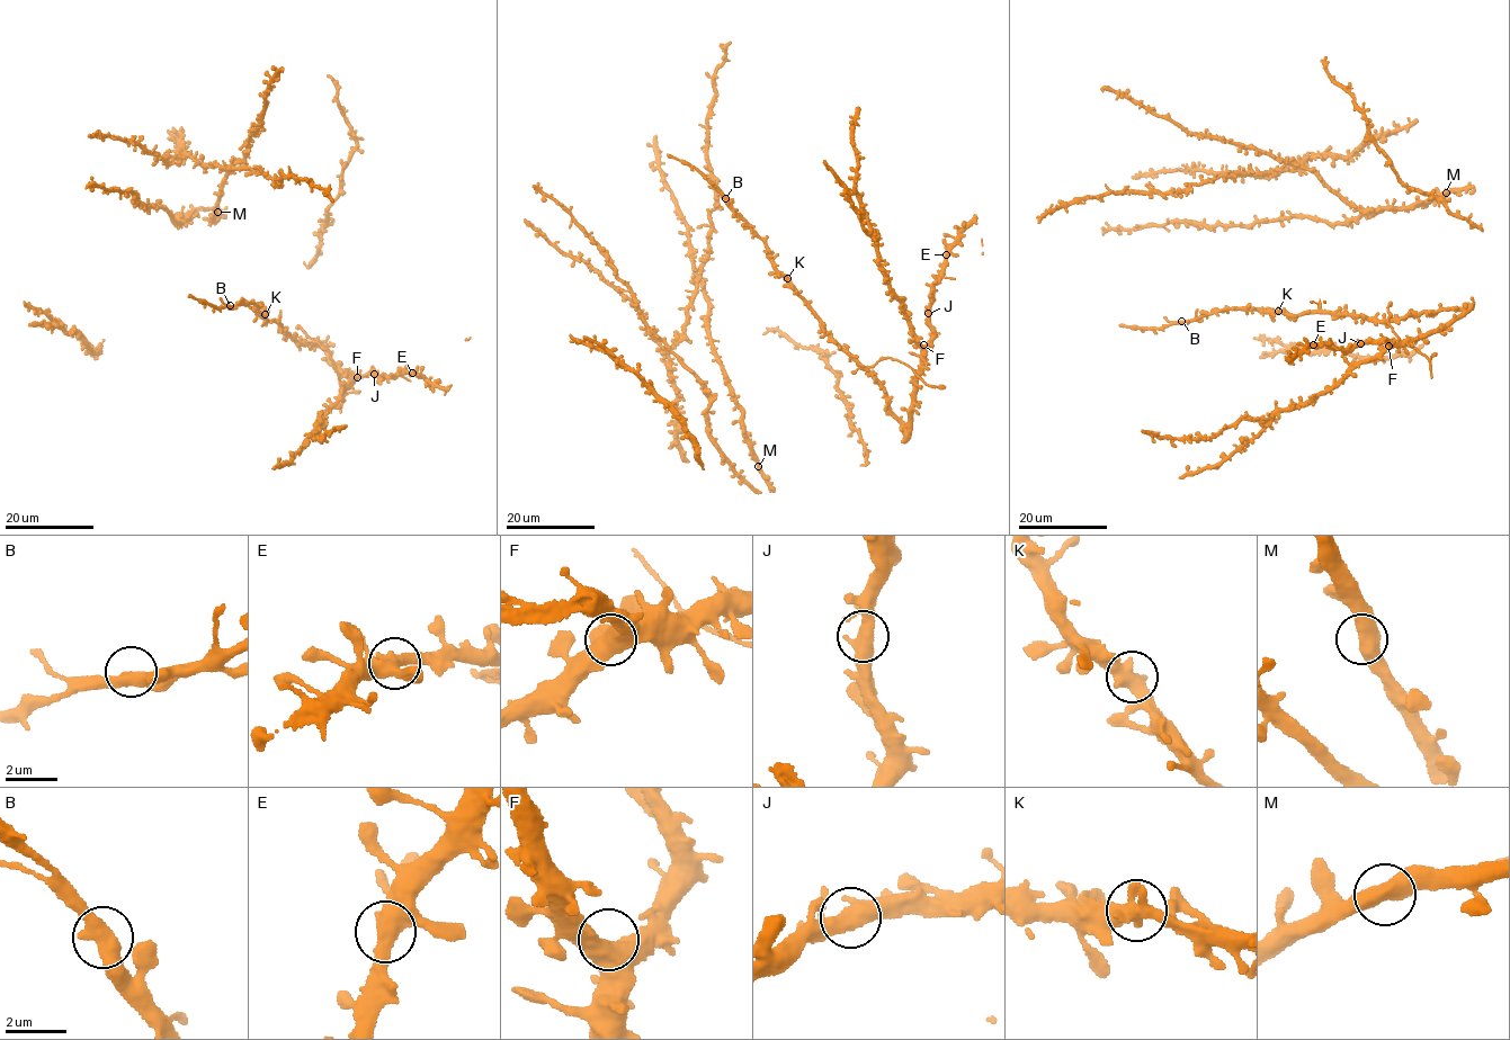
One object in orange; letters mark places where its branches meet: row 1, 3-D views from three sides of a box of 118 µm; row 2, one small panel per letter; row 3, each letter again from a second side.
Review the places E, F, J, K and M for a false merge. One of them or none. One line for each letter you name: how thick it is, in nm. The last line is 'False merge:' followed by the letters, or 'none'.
False merge: none

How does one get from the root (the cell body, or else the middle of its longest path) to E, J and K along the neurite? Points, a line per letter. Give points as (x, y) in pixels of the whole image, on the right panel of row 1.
E: (1414, 313), (1463, 311), (1447, 325), (1402, 342), (1376, 340), (1342, 349), (1313, 344)
J: (1414, 313), (1463, 311), (1447, 325), (1420, 337), (1394, 343), (1376, 340), (1360, 343)
K: (1414, 313), (1368, 321), (1331, 313), (1288, 314), (1278, 312)

